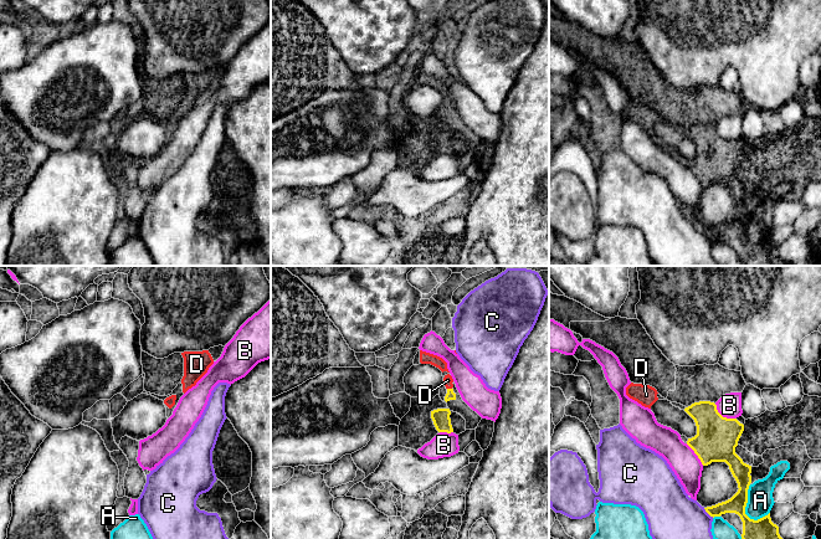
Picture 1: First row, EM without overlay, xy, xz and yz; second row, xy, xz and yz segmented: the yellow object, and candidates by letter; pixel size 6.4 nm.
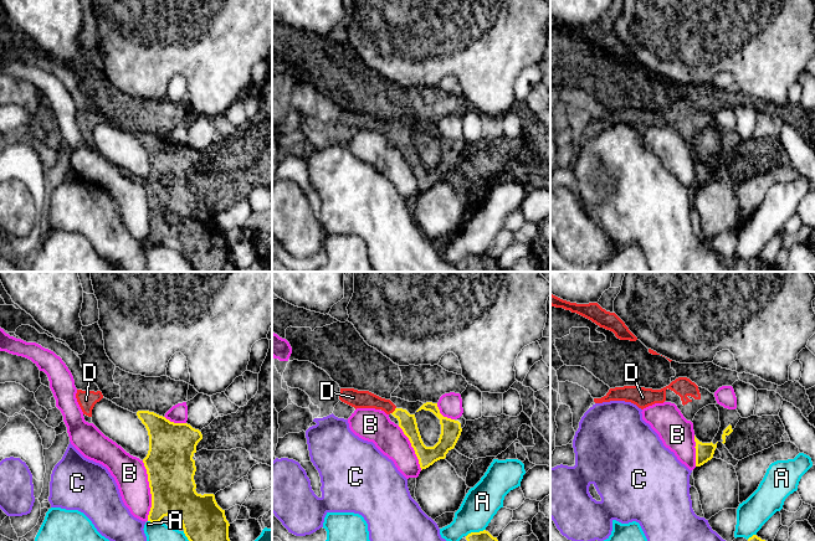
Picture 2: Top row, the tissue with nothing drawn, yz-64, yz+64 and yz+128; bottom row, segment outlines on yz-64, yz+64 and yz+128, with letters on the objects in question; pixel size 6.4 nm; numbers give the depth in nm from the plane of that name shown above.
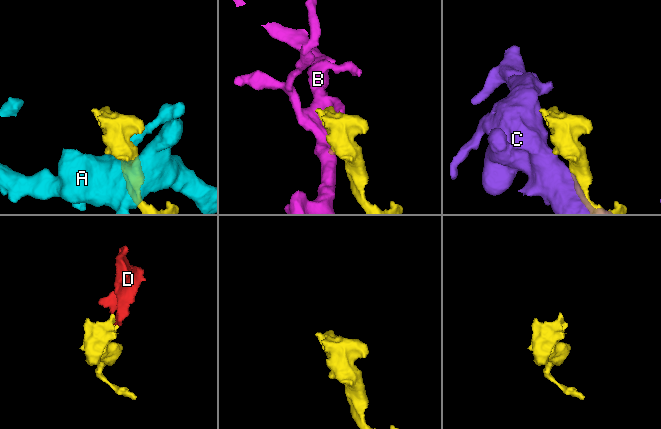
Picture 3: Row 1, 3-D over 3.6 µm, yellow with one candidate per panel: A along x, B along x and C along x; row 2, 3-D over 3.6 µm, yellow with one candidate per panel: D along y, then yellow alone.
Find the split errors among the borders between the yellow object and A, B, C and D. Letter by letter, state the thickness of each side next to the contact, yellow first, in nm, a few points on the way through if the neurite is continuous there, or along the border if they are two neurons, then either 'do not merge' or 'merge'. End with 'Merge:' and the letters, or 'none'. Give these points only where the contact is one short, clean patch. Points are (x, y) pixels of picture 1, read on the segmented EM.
A: calibres 140 and 170 nm; do not merge
B: calibres 280 and 160 nm; do not merge
C: calibres 120 and 320 nm; do not merge
D: calibres 60 and 60 nm; merge
Merge: D

